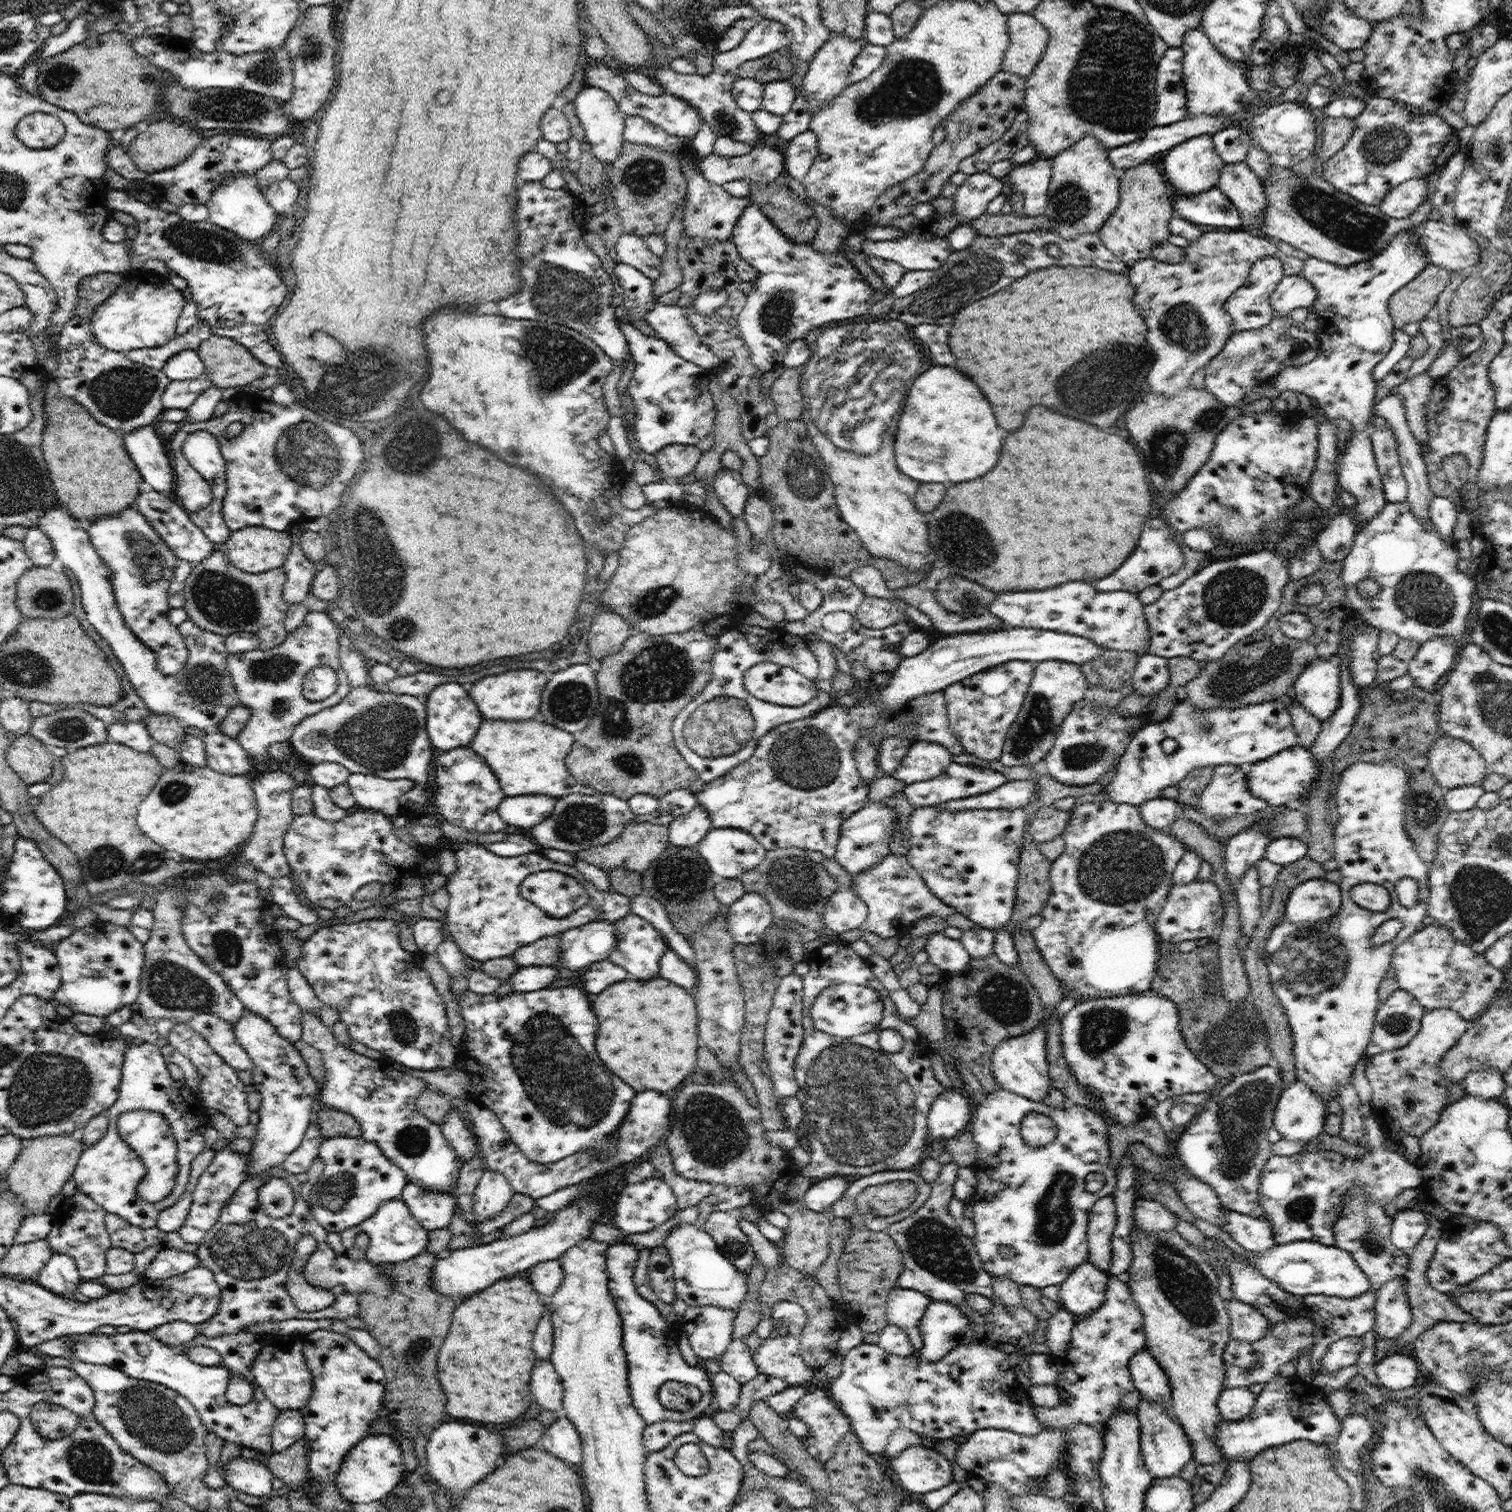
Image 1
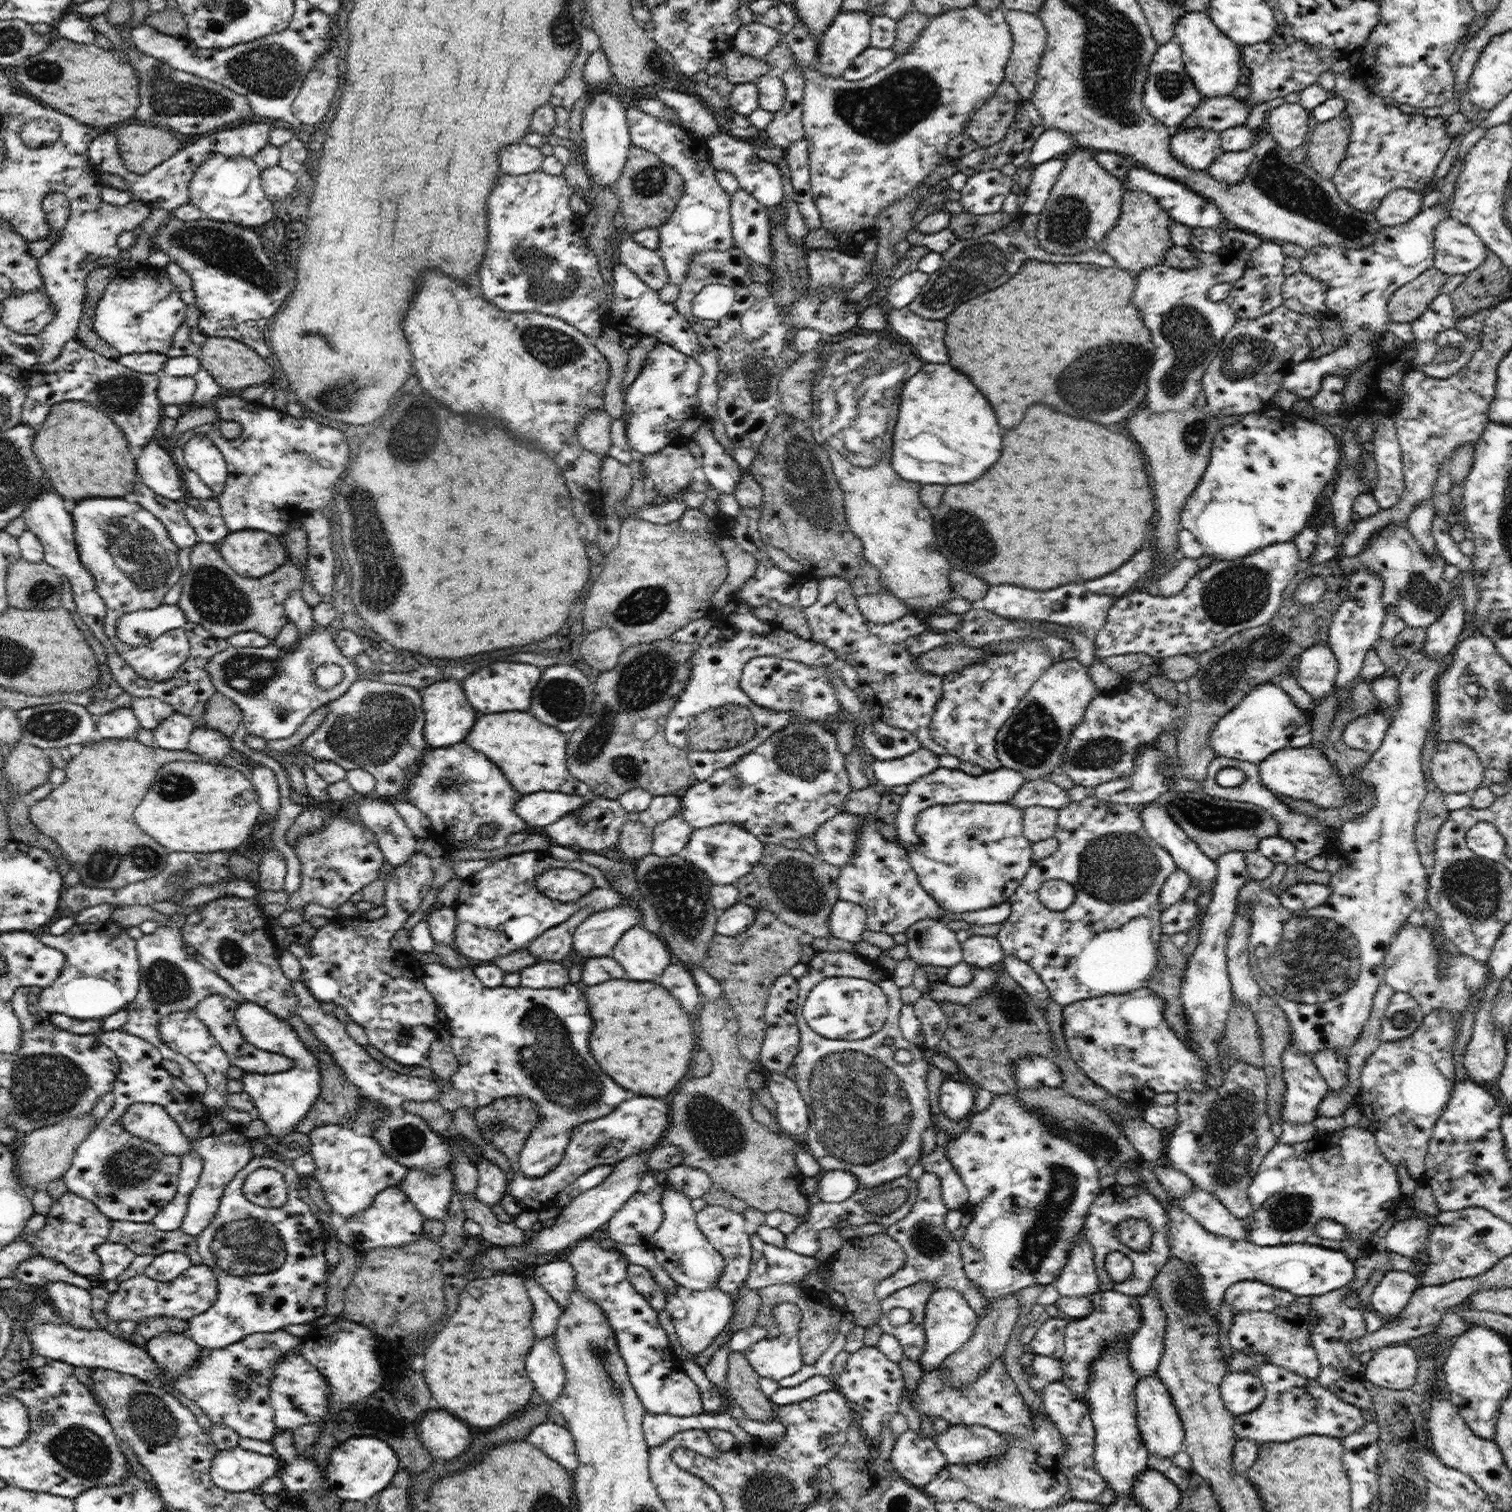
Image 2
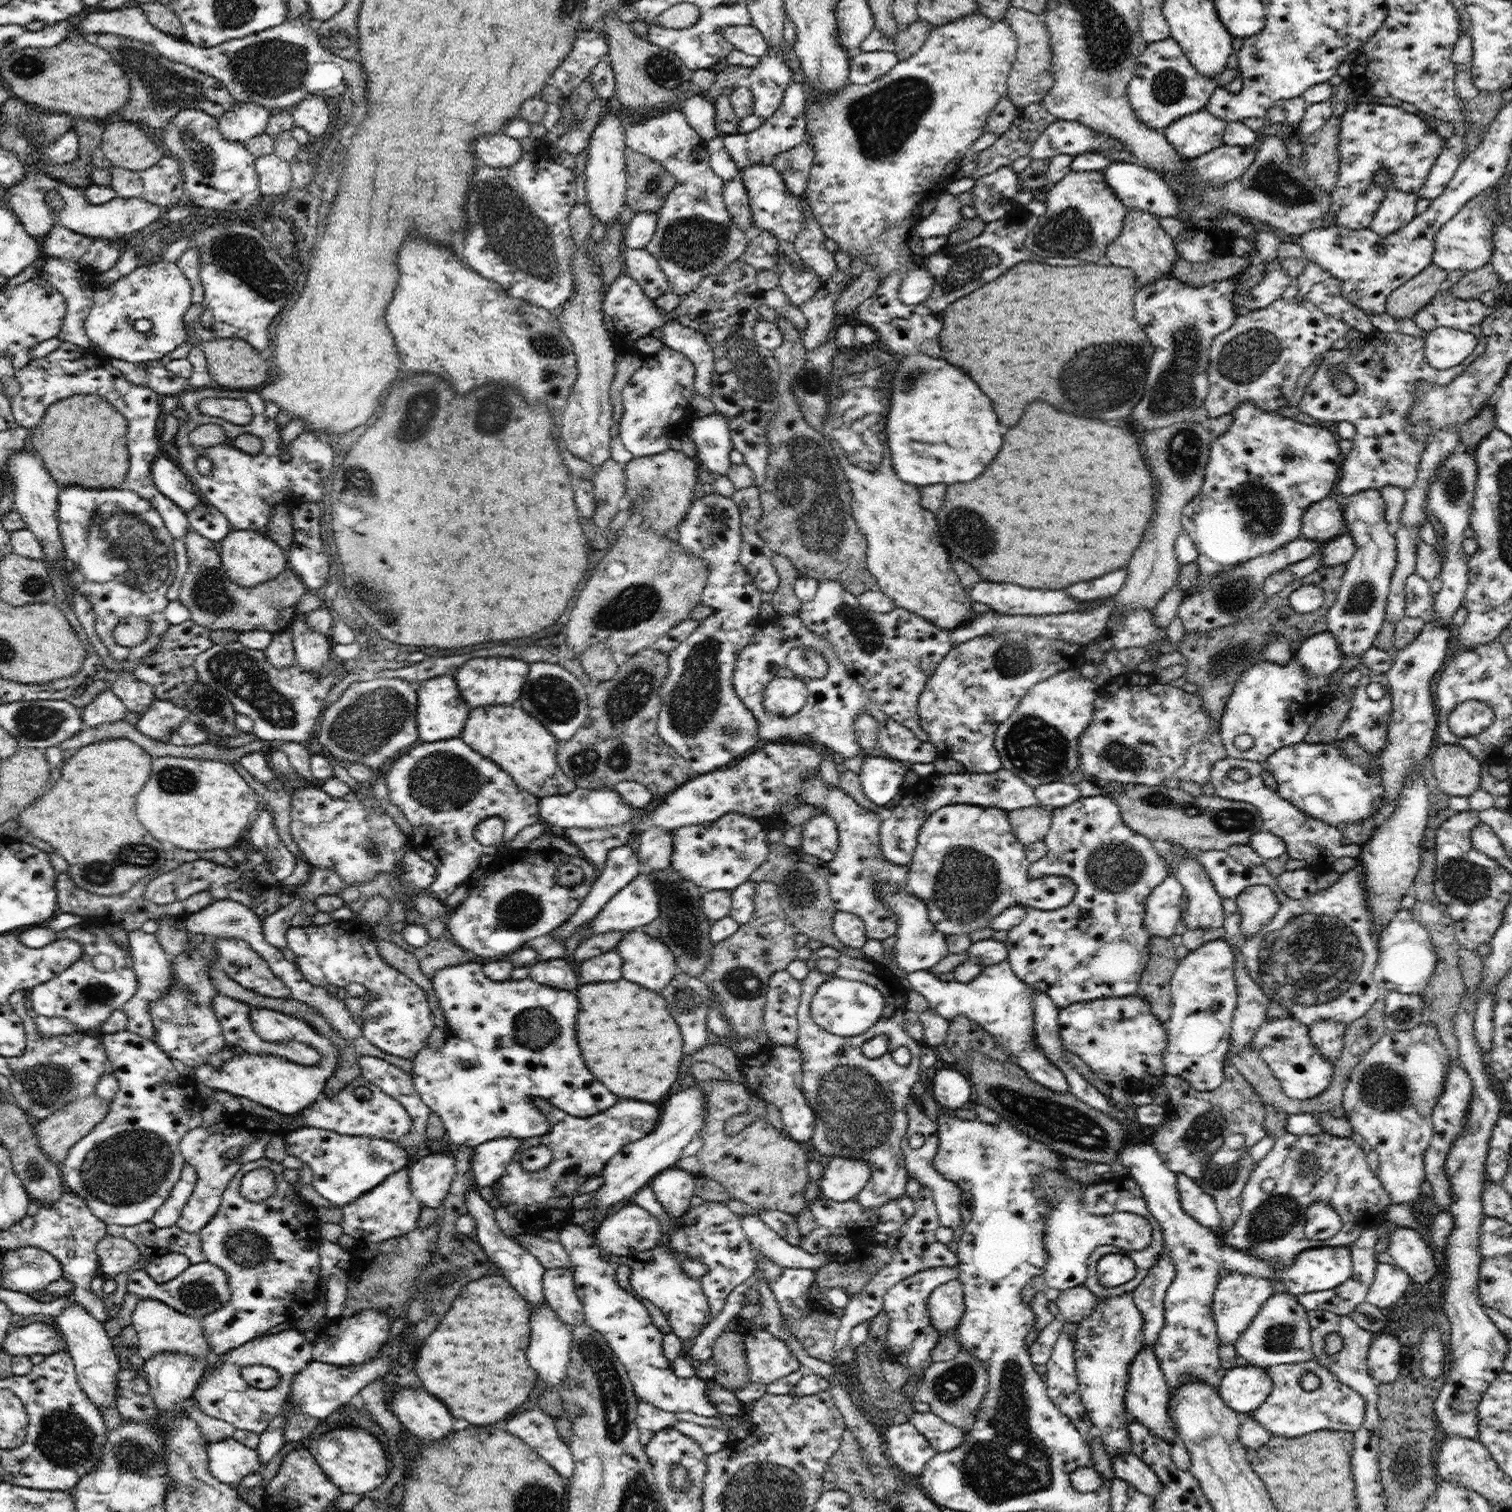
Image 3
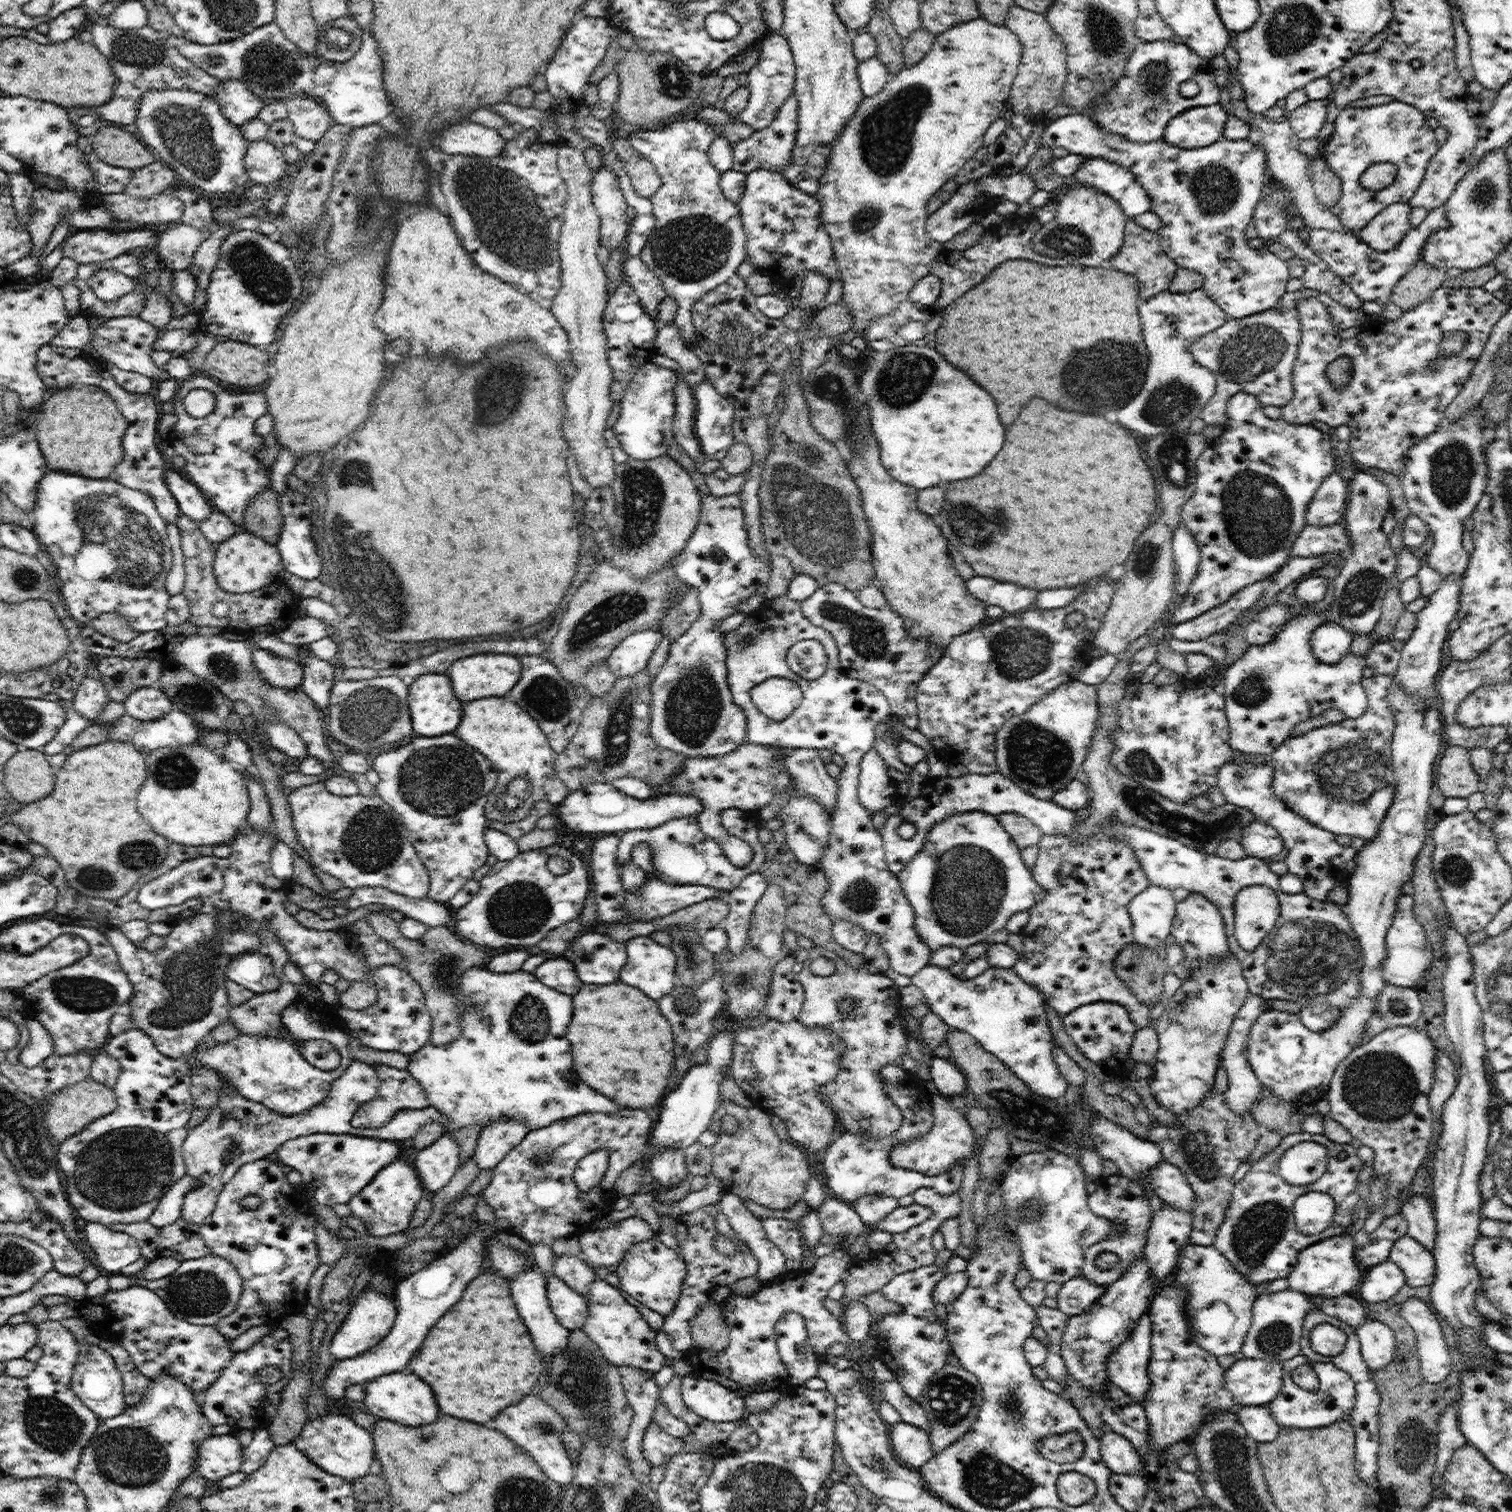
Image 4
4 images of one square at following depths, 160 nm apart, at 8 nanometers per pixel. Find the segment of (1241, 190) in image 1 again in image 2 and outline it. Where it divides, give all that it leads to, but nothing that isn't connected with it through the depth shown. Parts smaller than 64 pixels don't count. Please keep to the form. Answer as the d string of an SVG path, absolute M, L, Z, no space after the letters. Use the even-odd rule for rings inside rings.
M1252 148L1237 152L1224 151L1214 160L1207 172L1212 176L1212 179L1222 184L1238 185L1246 177L1253 160L1254 151Z

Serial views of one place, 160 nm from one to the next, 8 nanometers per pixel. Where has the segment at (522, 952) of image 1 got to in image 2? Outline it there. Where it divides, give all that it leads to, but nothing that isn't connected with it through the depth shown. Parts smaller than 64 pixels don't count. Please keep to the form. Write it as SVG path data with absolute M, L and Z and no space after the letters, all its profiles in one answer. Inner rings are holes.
M587 906L575 912L566 922L553 926L535 938L528 946L527 951L540 961L562 960L567 955L572 955L572 941L574 931L590 915L594 914L593 908Z

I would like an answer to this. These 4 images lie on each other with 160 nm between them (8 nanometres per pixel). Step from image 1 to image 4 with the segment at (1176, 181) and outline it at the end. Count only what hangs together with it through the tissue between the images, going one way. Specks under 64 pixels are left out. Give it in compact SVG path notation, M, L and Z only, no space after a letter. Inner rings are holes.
M1219 102L1190 108L1168 122L1162 140L1184 149L1210 146L1223 137L1228 116Z

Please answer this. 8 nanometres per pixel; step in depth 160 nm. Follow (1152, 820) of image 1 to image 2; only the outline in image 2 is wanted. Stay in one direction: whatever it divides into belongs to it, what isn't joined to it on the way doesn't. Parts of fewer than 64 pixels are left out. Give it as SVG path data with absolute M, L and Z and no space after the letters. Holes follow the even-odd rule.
M1158 803L1148 805L1142 812L1143 827L1145 832L1150 835L1152 840L1155 840L1164 850L1170 853L1176 861L1176 868L1184 870L1190 874L1192 885L1198 885L1200 893L1208 890L1208 888L1215 885L1216 878L1218 878L1218 865L1216 860L1208 858L1200 847L1194 842L1185 832L1174 822L1173 816L1170 816L1165 806Z

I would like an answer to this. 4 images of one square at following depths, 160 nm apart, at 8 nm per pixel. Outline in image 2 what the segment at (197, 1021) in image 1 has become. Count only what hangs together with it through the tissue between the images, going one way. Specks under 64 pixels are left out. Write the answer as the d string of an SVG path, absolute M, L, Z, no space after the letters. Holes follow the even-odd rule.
M213 994L212 996L207 996L199 1005L196 1005L195 1015L208 1027L210 1034L227 1054L231 1065L242 1069L245 1073L273 1074L290 1070L295 1063L291 1058L283 1054L260 1050L252 1046L249 1041L243 1037L234 1018L238 1005L239 1003L236 1000L230 1000L221 994Z

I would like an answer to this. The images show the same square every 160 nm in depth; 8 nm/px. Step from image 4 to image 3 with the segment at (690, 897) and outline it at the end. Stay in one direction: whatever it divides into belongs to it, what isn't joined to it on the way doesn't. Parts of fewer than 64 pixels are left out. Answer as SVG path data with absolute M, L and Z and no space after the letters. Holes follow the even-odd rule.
M641 870L638 876L617 892L593 918L589 934L604 934L610 930L638 930L658 918L659 904L660 899L652 875Z

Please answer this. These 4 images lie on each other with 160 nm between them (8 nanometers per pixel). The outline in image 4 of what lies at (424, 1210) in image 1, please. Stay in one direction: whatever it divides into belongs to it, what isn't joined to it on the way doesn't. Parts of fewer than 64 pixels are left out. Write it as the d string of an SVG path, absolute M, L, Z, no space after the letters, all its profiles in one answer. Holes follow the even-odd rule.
M445 1133L418 1153L414 1167L423 1188L428 1190L428 1197L451 1182L460 1166L459 1148L460 1145L454 1141L453 1136Z

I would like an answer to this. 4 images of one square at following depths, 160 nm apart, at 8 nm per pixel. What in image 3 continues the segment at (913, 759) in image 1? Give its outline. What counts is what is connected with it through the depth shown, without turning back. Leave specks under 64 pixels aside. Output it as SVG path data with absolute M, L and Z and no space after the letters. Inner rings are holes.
M873 755L862 756L865 761L859 773L861 787L866 796L882 810L896 794L904 790L902 780L912 770L912 763Z

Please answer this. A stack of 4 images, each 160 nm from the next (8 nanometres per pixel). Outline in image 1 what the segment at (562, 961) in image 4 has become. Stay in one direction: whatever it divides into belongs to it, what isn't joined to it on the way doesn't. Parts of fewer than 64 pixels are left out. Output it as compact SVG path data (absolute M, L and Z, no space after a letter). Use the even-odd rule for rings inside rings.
M524 966L520 967L510 978L510 986L514 991L528 992L544 988L558 978L555 966Z

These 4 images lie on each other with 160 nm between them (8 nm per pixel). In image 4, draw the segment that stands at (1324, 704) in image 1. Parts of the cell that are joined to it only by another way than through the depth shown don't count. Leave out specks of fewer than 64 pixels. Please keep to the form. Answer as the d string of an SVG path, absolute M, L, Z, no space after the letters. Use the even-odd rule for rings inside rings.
M1325 622L1312 634L1310 646L1318 661L1326 665L1338 665L1350 654L1351 642L1353 635L1350 631L1336 623Z

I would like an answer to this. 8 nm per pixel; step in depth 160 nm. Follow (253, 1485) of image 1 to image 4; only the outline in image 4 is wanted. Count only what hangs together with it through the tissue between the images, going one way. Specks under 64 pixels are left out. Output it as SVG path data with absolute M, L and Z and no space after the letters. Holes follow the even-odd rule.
M236 1433L209 1436L199 1446L197 1469L213 1485L224 1476L241 1470L244 1453Z

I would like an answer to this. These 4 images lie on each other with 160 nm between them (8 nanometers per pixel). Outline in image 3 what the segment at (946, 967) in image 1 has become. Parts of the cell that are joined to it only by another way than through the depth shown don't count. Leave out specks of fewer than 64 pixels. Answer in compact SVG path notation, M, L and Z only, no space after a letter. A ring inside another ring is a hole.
M877 882L881 890L881 901L897 914L899 922L895 934L898 940L895 943L894 949L896 952L896 961L900 970L907 973L929 970L936 966L949 954L948 945L944 933L941 933L936 925L930 920L927 906L925 902L918 897L912 895L906 890L901 890L897 886L891 886L889 882Z

